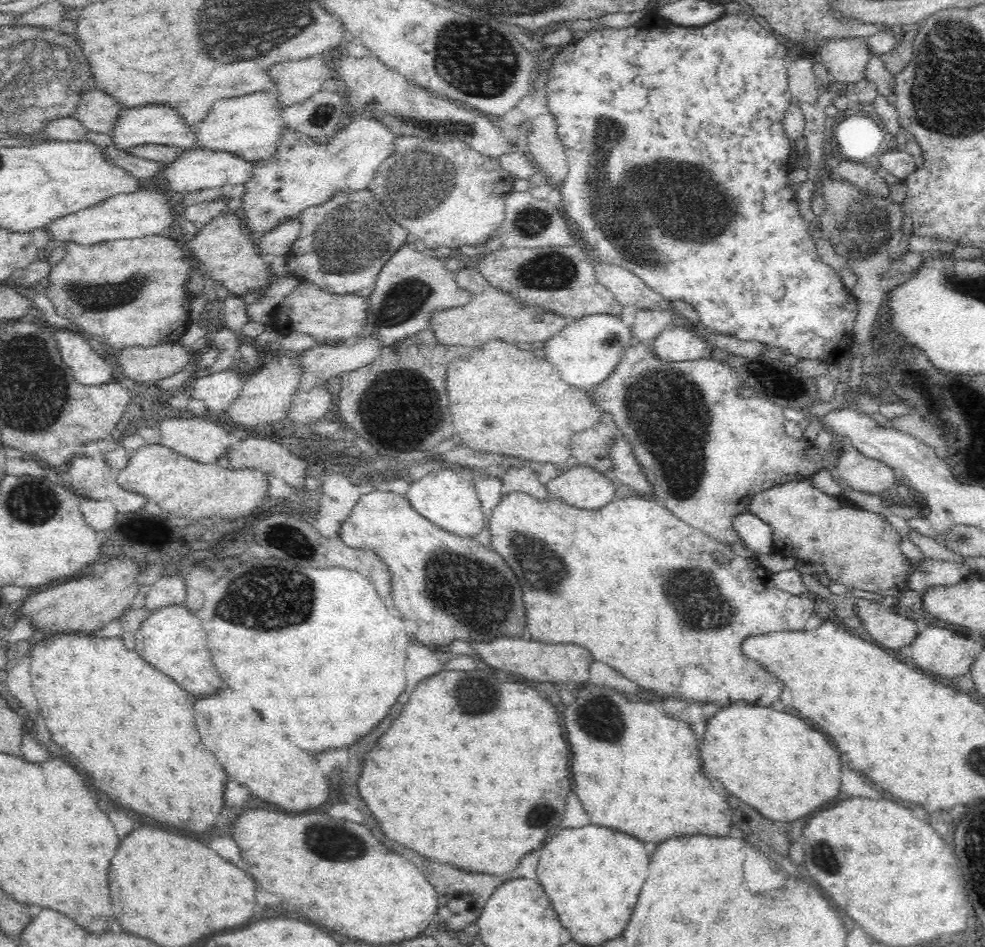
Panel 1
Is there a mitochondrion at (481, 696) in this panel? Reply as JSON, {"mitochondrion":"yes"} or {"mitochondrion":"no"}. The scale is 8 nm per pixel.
{"mitochondrion":"yes"}

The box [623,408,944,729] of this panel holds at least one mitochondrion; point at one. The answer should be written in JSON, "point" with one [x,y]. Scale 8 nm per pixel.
{"point":[696,595]}

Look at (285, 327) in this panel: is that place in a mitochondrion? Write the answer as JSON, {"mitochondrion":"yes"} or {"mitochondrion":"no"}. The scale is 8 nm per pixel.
{"mitochondrion":"no"}

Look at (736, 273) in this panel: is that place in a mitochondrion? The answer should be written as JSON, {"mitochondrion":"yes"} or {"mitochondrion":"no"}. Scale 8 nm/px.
{"mitochondrion":"no"}

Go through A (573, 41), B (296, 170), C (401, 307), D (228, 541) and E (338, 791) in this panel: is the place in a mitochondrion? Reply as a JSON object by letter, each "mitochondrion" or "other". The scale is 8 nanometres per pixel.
{"A":"other","B":"other","C":"mitochondrion","D":"other","E":"other"}

